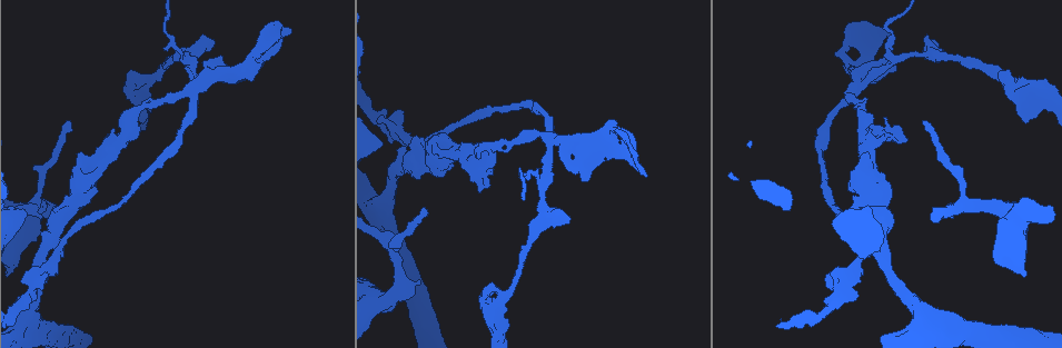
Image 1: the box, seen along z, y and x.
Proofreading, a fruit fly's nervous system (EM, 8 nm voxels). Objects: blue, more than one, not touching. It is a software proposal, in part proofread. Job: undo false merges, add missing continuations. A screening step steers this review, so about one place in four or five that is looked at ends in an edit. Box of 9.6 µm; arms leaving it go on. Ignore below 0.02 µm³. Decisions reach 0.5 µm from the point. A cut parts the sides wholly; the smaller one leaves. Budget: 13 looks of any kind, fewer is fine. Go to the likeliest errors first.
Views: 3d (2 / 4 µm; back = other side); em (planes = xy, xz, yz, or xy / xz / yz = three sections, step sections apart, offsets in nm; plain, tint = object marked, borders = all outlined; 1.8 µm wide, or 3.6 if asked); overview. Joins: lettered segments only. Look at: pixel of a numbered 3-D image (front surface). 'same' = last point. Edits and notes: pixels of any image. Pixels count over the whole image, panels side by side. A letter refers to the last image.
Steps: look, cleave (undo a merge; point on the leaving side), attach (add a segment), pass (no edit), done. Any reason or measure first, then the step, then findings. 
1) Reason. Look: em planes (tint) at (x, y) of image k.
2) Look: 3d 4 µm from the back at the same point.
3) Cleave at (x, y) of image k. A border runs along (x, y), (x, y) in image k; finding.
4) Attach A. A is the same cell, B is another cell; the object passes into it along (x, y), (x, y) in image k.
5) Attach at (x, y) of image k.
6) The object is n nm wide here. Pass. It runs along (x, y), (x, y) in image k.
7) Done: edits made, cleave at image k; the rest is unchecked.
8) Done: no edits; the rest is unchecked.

Sudden change in width. Look: 3d 4 µm at (853, 89) of image 1.

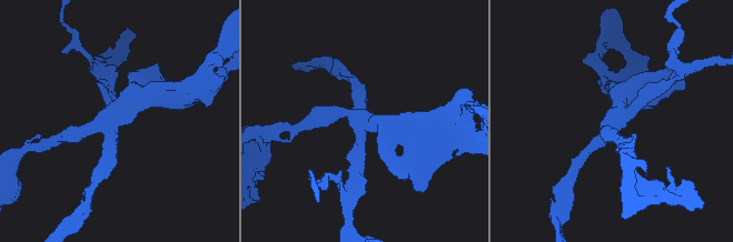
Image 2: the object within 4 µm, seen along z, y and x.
Look: em xz step 16 (tint) at (109, 117) of image 2.

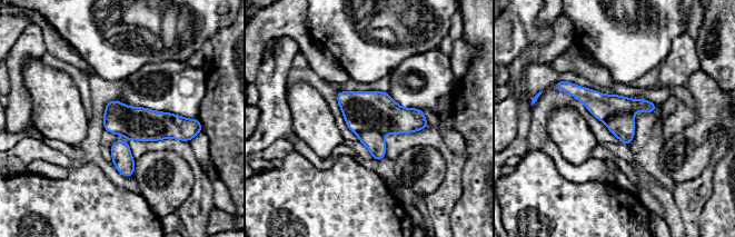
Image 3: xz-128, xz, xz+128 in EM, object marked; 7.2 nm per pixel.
Look: em xz step 16 (borders) at the same point.

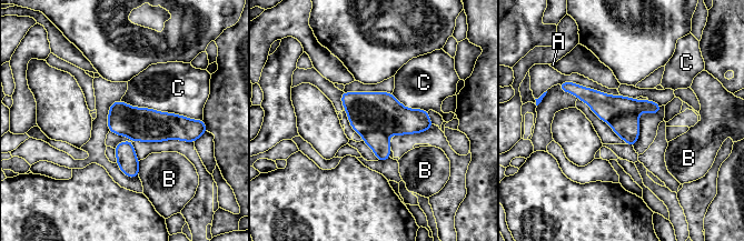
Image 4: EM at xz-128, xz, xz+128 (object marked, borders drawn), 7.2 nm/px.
The object is 220 nm wide here. Cleave at (626, 127) of image 4. A, B and C are other cells; a border runs along (637, 116), (620, 114), (609, 123) in image 4; two cells meet here.

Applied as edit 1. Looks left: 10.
Redraw. Look: overview.

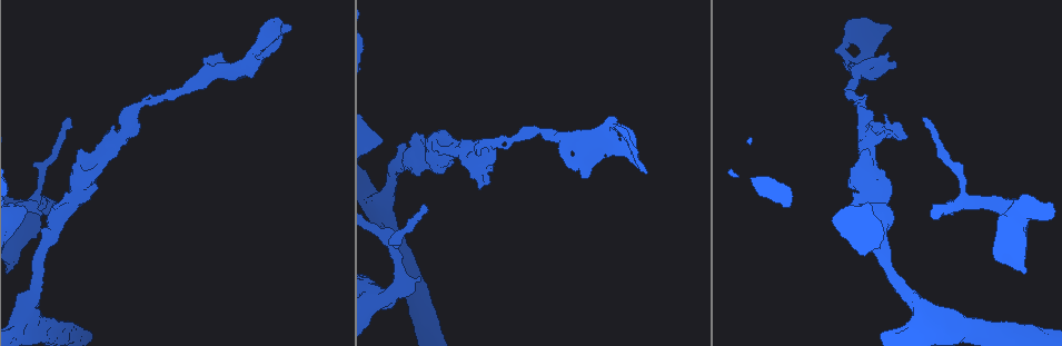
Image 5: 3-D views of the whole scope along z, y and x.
Branch stops here. Look: em planes (borders) at (423, 206) of image 5.

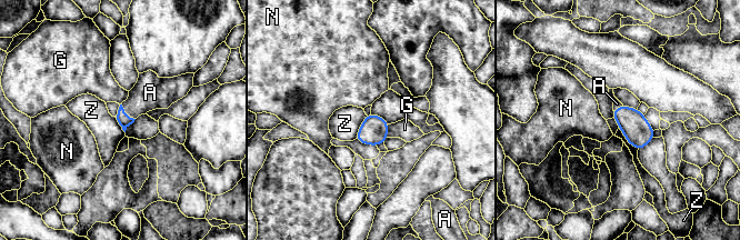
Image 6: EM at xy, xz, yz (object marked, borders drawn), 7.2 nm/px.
Attach A. A is the same cell, G, N and Z are other cells; the cell continues.

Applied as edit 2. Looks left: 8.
Look: overview.

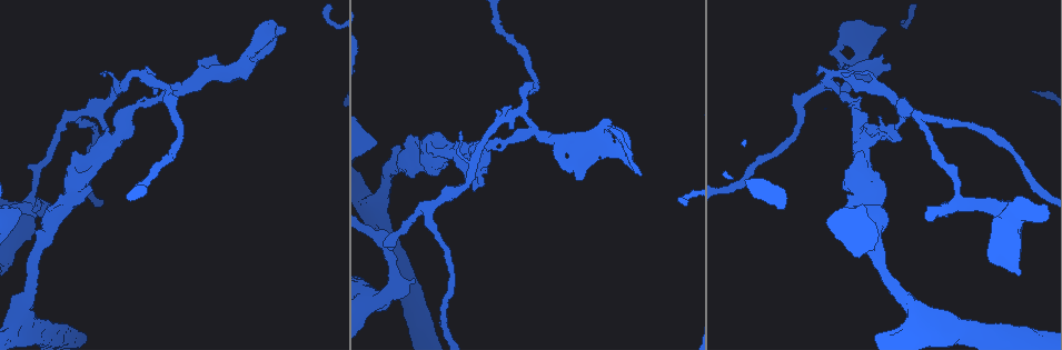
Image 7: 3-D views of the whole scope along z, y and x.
Closes a loop. Look: 3d 4 µm at (265, 50) of image 7.

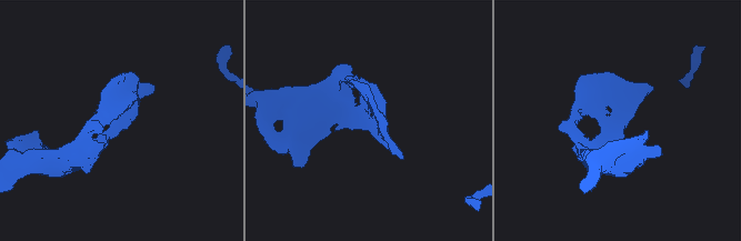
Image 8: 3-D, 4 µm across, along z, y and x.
Need the tissue. Look: em planes (borders) at (617, 123) of image 8.

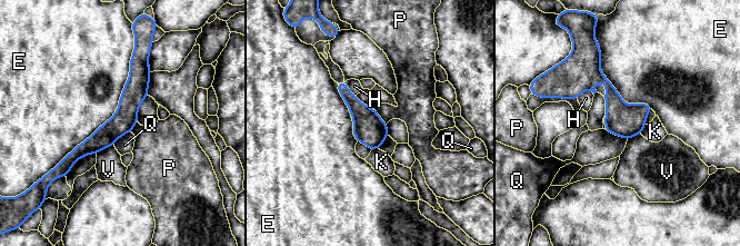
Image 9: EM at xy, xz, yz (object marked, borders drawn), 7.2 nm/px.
Pass. E, H, K, P, Q and V are other cells; continuous, no second cell.

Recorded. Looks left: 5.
Done: edits made, cleave at image 4, attach at image 6; the rest is unchecked.

